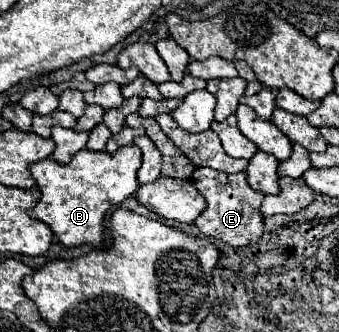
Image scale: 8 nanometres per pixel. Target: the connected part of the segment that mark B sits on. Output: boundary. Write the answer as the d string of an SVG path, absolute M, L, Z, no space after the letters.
M136 145L120 147L116 153L106 151L78 151L68 165L60 165L54 159L44 159L32 163L30 171L38 183L42 199L30 209L30 215L46 223L54 235L66 247L78 245L100 245L102 243L102 223L110 205L116 205L130 197L138 187L136 171L142 163L142 151Z

